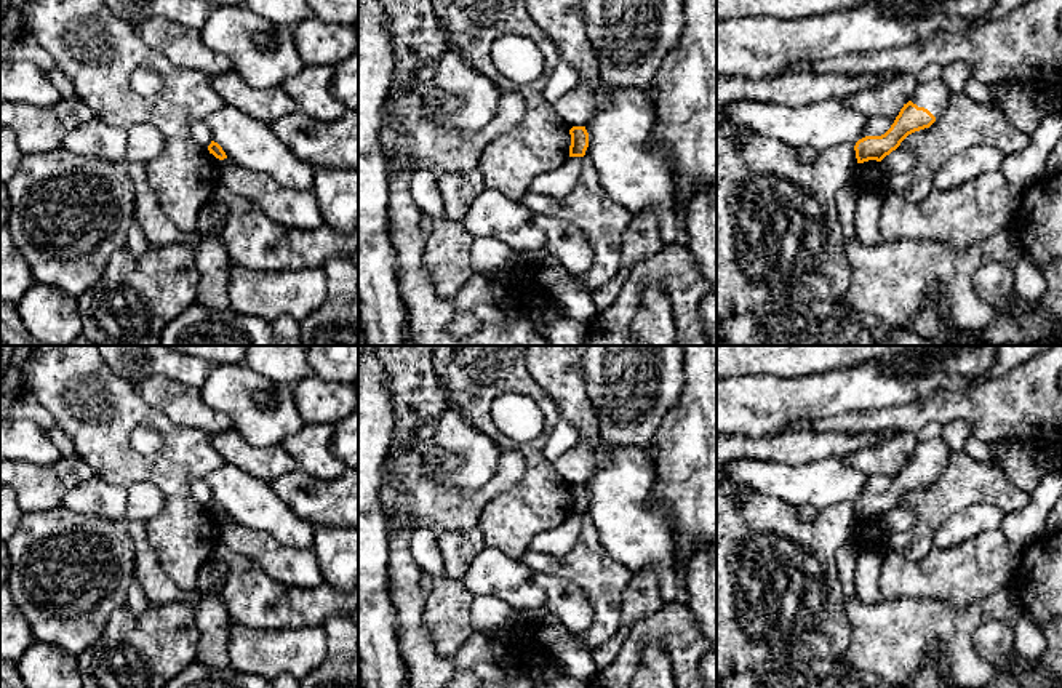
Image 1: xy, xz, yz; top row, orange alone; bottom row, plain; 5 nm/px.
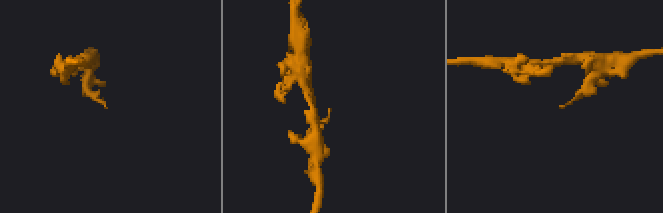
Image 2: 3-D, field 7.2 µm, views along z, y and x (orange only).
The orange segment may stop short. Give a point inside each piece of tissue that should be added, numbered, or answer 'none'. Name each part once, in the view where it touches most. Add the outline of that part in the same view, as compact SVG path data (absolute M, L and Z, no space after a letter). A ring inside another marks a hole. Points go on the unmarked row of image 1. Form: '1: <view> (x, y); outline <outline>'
1: yz (934, 453); outline M944 437L932 438L923 443L915 443L912 461L928 467L936 478L940 475L950 458L950 446Z

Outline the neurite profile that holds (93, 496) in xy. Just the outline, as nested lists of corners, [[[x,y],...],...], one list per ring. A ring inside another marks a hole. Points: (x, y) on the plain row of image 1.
[[[91,477],[69,490],[61,504],[78,514],[122,522],[126,517],[126,501],[126,486],[106,483],[98,477]]]

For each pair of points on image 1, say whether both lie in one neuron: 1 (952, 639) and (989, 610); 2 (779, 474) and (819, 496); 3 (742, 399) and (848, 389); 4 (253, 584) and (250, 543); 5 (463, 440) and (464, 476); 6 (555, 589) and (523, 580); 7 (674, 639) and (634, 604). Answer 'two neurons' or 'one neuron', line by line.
1: one neuron
2: one neuron
3: one neuron
4: two neurons
5: one neuron
6: one neuron
7: two neurons

